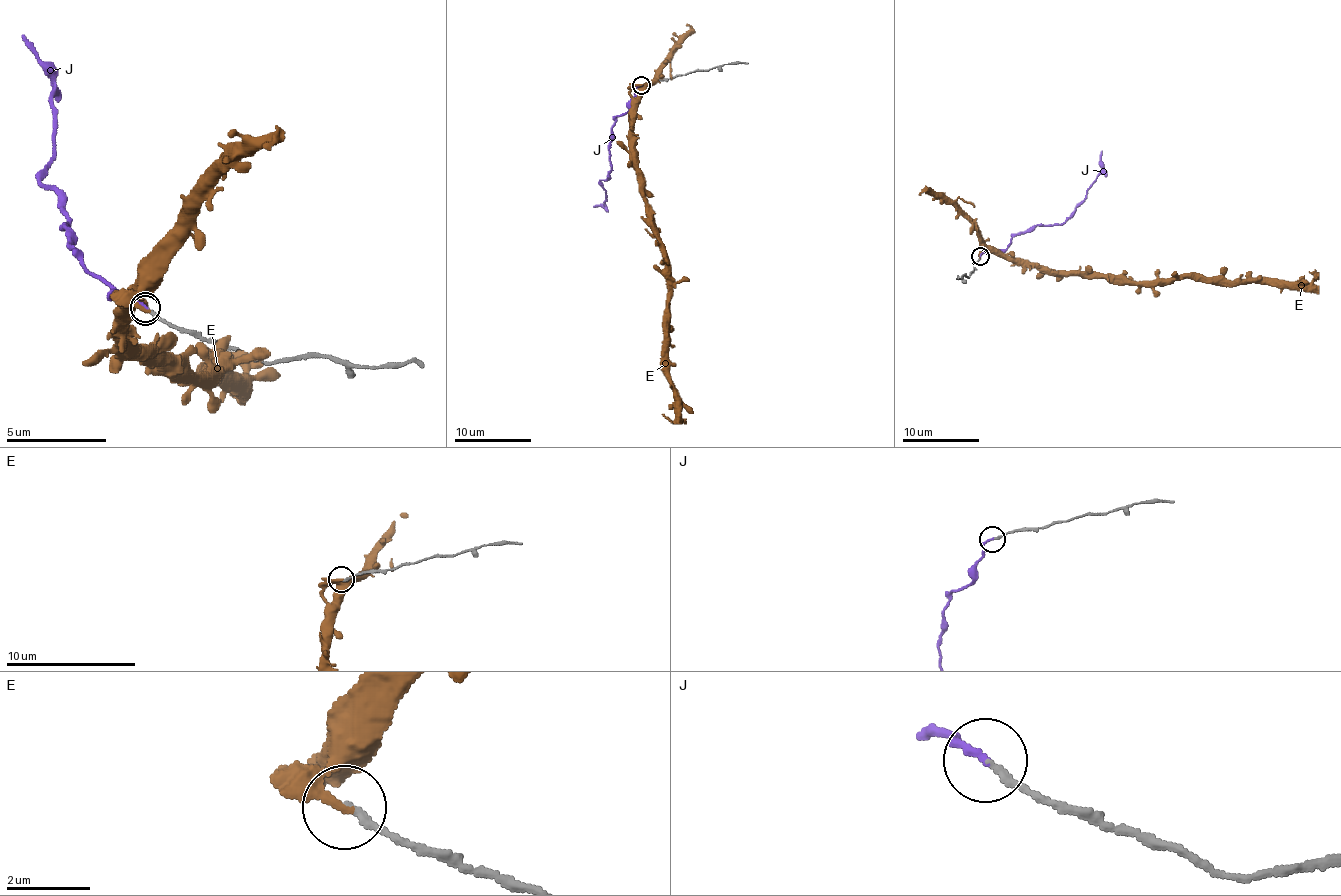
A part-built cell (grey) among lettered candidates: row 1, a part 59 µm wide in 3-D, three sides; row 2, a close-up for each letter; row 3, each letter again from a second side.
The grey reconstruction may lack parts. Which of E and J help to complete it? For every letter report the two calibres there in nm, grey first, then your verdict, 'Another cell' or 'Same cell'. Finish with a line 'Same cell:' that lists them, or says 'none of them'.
E: Thickness 170 nm (grey) against 170 nm. Another cell
J: Thickness 160 nm (grey) against 170 nm. Same cell
Same cell: J

